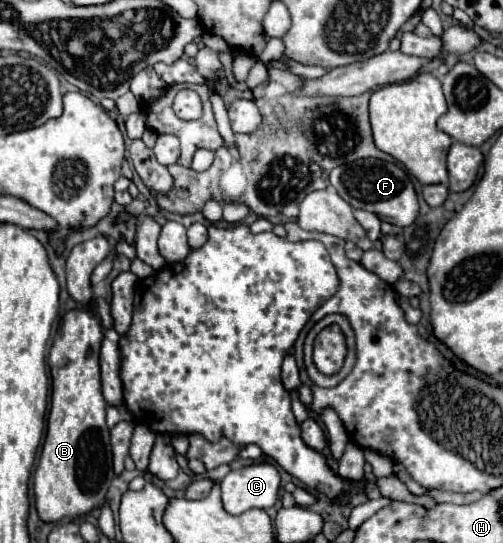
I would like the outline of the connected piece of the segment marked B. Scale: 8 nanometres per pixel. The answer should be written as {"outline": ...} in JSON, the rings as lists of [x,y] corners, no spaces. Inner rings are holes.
{"outline":[[[70,310],[54,336],[48,364],[52,374],[52,408],[48,414],[48,430],[42,446],[42,460],[34,472],[34,498],[36,512],[42,522],[60,522],[62,518],[80,518],[92,512],[98,504],[104,502],[106,492],[114,480],[112,470],[112,448],[110,448],[110,430],[106,426],[106,402],[102,402],[100,390],[100,366],[98,352],[104,332],[98,316],[88,310]]]}

